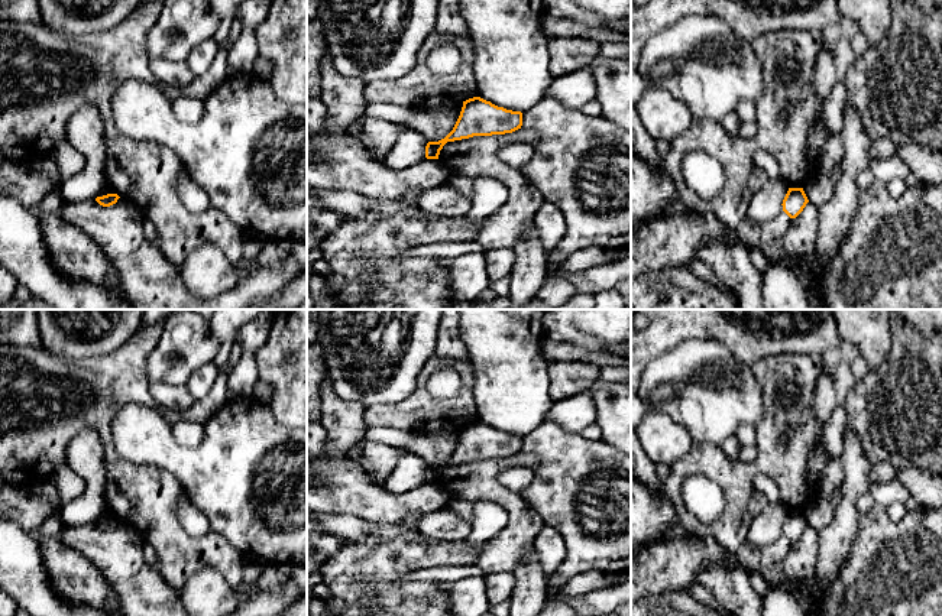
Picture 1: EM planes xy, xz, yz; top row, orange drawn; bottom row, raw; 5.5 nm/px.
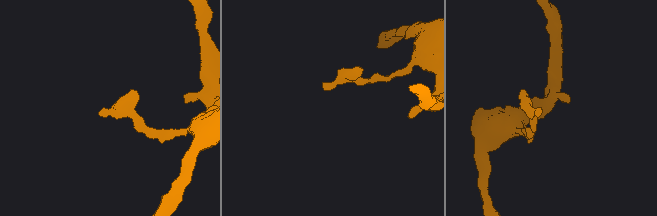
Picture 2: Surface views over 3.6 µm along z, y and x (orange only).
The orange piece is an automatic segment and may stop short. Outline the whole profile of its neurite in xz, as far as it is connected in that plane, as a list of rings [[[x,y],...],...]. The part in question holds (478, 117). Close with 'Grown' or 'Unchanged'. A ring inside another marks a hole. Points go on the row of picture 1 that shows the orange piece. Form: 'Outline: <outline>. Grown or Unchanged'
Outline: [[[480,97],[463,101],[460,116],[453,130],[438,142],[425,146],[427,159],[438,159],[440,150],[447,142],[469,139],[473,136],[492,136],[512,133],[522,126],[522,113],[498,107]]]. Unchanged

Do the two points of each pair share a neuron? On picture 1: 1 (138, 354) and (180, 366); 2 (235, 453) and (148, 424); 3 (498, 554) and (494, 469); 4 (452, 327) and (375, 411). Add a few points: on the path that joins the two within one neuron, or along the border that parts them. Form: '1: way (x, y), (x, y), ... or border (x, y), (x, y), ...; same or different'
1: border (162, 327), (158, 343), (146, 360), (148, 382); different
2: way (213, 454), (177, 454), (168, 446); same
3: way (515, 532), (515, 508), (498, 490); same
4: border (436, 353), (444, 357), (466, 359); different

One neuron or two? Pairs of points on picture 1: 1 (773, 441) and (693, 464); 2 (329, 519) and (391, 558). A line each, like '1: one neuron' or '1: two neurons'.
1: one neuron
2: two neurons

